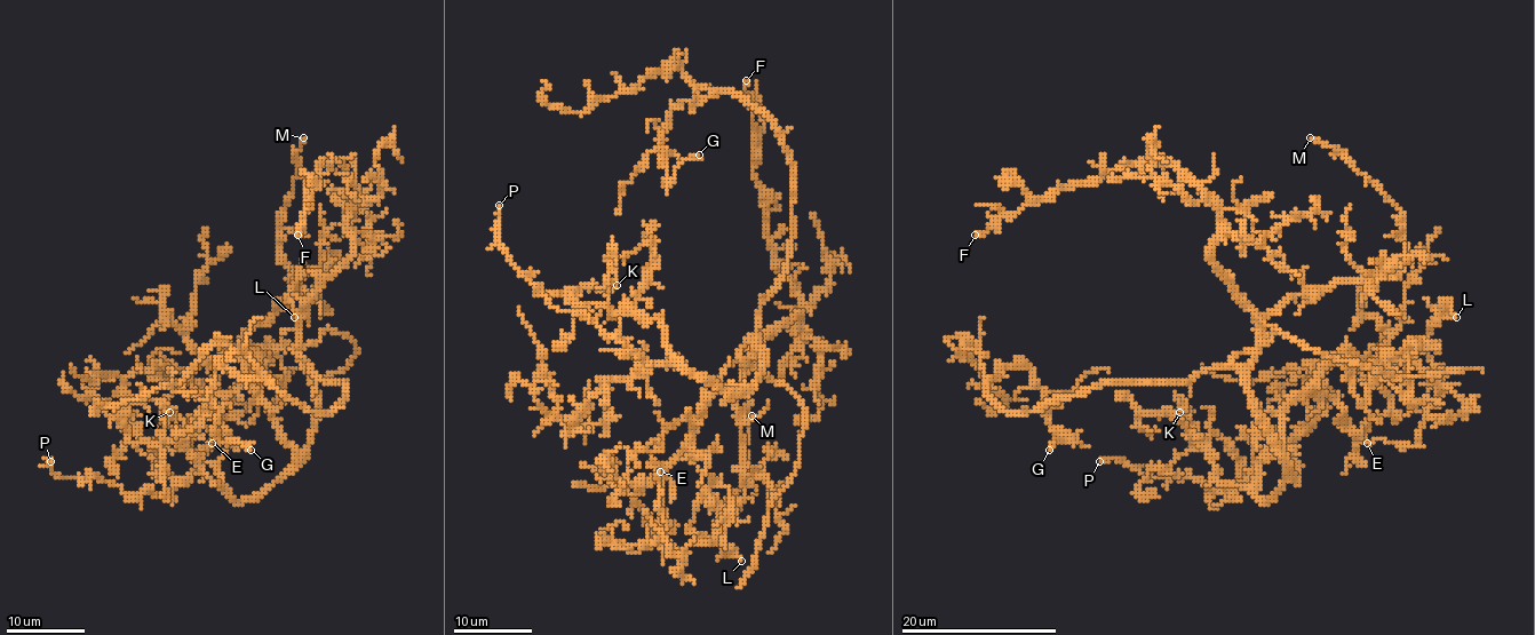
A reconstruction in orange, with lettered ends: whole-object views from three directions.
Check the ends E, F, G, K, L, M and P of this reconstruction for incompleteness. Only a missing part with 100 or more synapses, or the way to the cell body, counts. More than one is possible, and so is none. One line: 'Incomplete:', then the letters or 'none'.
Incomplete: none

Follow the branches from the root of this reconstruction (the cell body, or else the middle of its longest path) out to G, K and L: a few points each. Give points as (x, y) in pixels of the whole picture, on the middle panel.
G: (757, 324), (787, 263), (793, 160), (779, 128), (726, 92), (671, 111), (658, 144), (666, 183), (699, 155)
K: (757, 324), (763, 368), (741, 390), (721, 390), (685, 368), (658, 319), (578, 304), (571, 294), (617, 285)
L: (757, 324), (761, 376), (724, 385), (691, 438), (710, 483), (689, 530), (741, 561)

